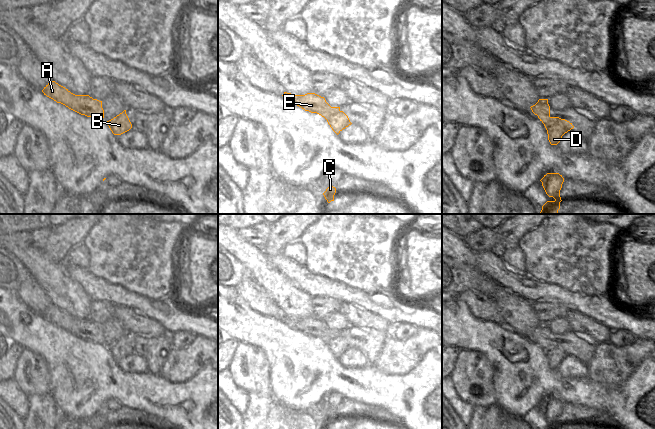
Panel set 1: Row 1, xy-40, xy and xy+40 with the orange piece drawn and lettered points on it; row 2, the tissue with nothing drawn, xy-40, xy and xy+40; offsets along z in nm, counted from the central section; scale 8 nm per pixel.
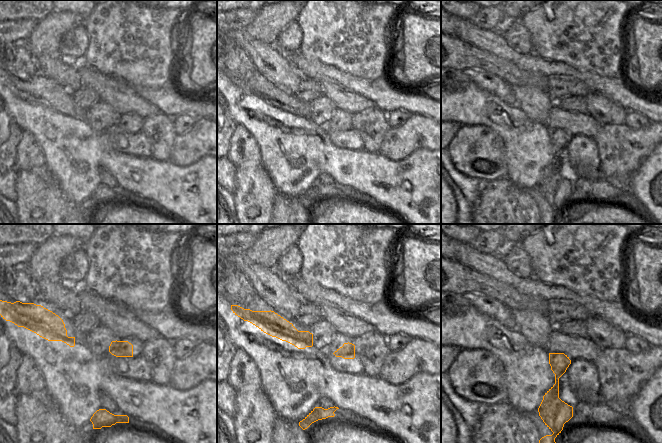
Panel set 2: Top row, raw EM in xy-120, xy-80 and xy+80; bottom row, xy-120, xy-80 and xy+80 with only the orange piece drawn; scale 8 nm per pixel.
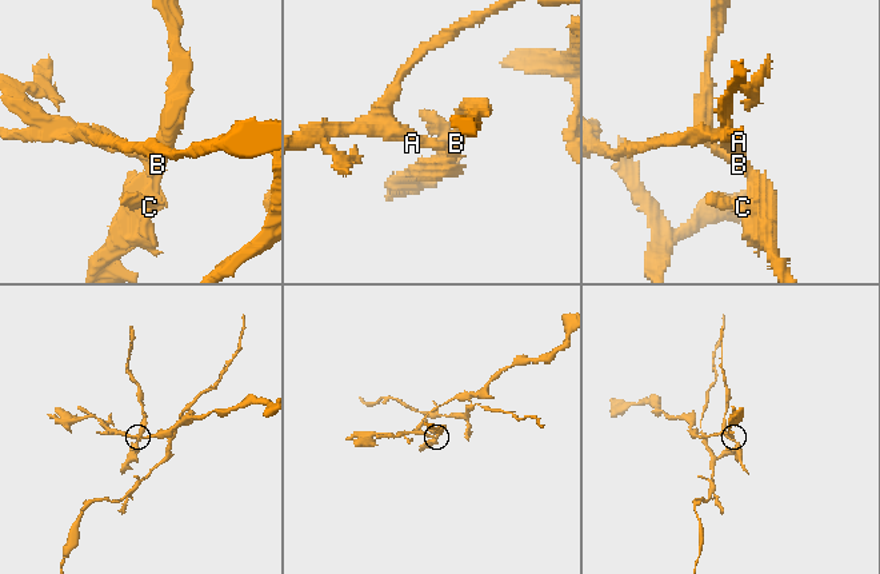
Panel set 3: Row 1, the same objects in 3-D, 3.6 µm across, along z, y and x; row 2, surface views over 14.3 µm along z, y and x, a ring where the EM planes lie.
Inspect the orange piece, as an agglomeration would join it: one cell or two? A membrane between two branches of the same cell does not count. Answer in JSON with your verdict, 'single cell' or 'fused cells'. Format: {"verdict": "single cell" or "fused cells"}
{"verdict": "fused cells"}

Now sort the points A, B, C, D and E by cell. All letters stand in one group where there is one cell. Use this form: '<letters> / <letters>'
A E / B C D

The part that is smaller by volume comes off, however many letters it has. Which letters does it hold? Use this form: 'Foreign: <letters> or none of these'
Foreign: B, C, D

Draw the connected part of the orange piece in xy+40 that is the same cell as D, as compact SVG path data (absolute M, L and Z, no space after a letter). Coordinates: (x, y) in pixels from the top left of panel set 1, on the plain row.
M550 341L547 353L550 368L557 369L562 360L573 352L574 350L572 347L565 343L561 343L559 341Z

